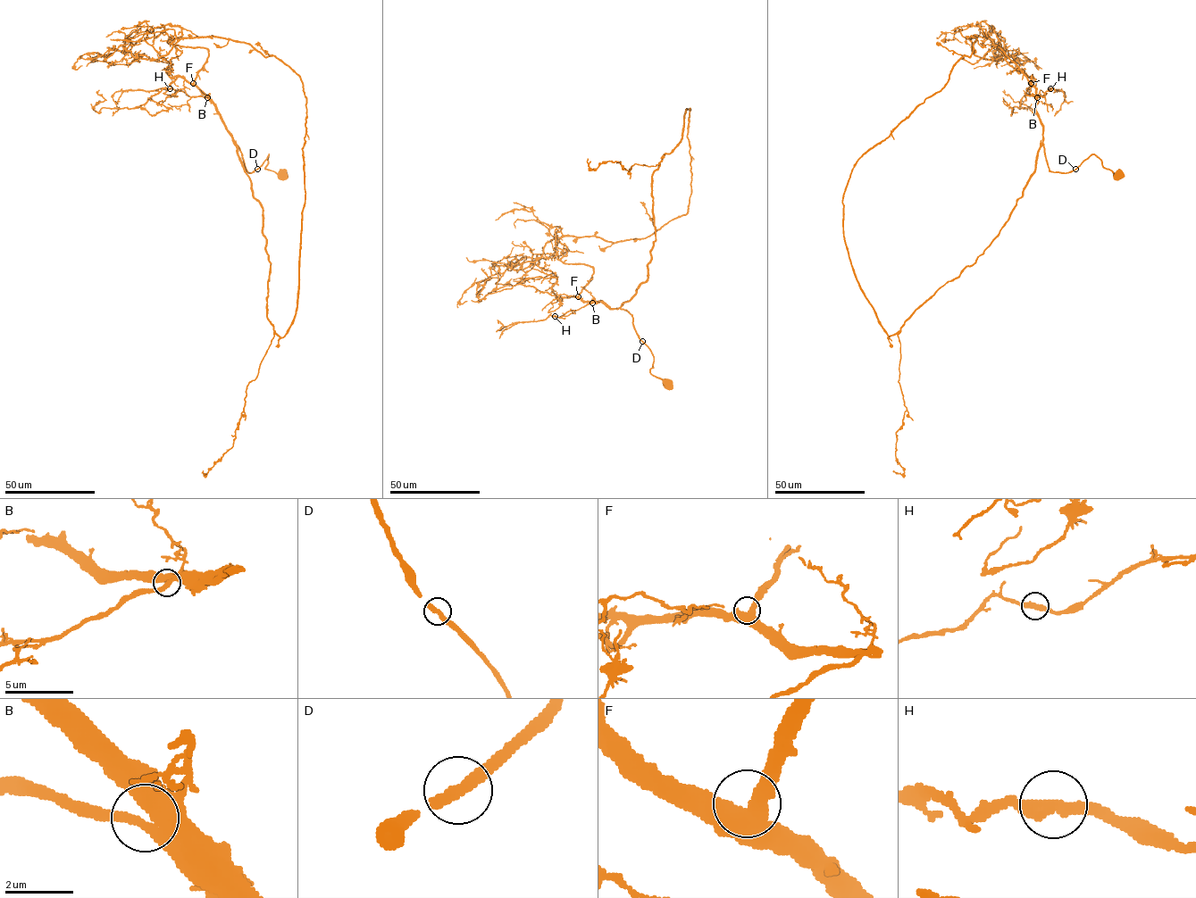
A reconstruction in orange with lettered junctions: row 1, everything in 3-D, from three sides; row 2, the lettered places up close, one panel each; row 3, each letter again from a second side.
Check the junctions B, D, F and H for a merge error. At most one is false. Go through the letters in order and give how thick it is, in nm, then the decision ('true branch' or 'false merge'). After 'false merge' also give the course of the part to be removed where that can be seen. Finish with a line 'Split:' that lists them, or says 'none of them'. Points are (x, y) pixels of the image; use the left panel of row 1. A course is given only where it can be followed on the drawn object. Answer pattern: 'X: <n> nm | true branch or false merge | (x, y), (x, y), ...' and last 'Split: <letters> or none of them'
B: 360 nm | true branch
D: 500 nm | true branch
F: 500 nm | true branch
H: 360 nm | true branch
Split: none of them

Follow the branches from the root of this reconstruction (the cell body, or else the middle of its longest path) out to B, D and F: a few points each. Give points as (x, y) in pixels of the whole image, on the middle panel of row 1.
B: (667, 383), (650, 373), (654, 356), (635, 330), (632, 316), (626, 310), (611, 308), (603, 301), (592, 303)
D: (667, 383), (650, 373), (654, 356), (642, 341)
F: (667, 383), (650, 373), (654, 356), (639, 338), (627, 311), (611, 308), (603, 301), (583, 302), (578, 296)

